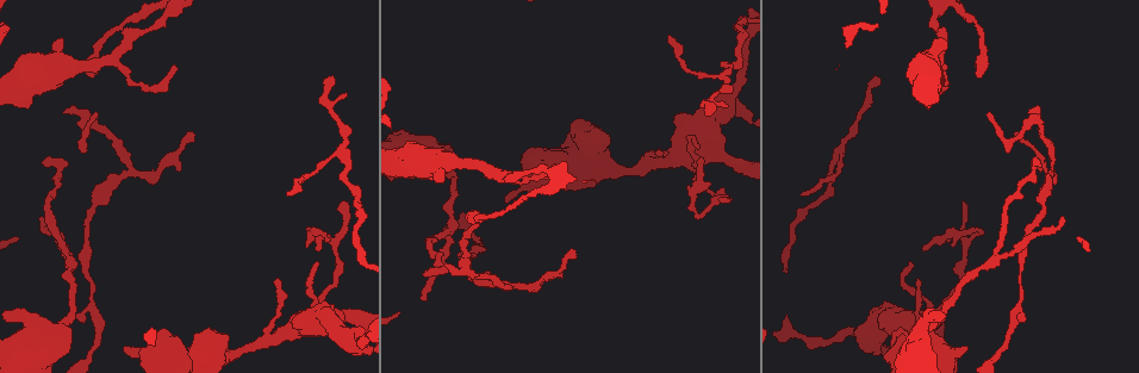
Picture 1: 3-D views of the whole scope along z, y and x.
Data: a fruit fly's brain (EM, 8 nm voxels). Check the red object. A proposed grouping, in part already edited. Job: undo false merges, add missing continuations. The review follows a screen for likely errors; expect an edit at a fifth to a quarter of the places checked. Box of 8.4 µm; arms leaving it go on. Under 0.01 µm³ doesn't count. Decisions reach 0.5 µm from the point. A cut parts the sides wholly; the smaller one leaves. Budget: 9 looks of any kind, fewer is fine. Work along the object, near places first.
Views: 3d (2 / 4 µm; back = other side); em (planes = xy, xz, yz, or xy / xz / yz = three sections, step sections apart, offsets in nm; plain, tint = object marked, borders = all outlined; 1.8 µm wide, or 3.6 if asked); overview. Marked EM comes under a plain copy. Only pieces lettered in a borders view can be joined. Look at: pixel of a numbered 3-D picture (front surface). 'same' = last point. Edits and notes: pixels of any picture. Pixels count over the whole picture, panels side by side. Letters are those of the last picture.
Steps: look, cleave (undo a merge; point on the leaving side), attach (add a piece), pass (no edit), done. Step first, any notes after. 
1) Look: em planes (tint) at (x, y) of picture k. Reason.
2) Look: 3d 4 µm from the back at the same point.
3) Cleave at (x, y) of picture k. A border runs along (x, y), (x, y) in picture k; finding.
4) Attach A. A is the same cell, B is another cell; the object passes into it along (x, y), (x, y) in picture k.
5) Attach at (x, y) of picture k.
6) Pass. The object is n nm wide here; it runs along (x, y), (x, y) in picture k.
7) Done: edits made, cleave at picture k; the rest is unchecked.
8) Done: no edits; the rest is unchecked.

Look: em planes (borders) at (448, 230) of picture 1. A narrow waist.

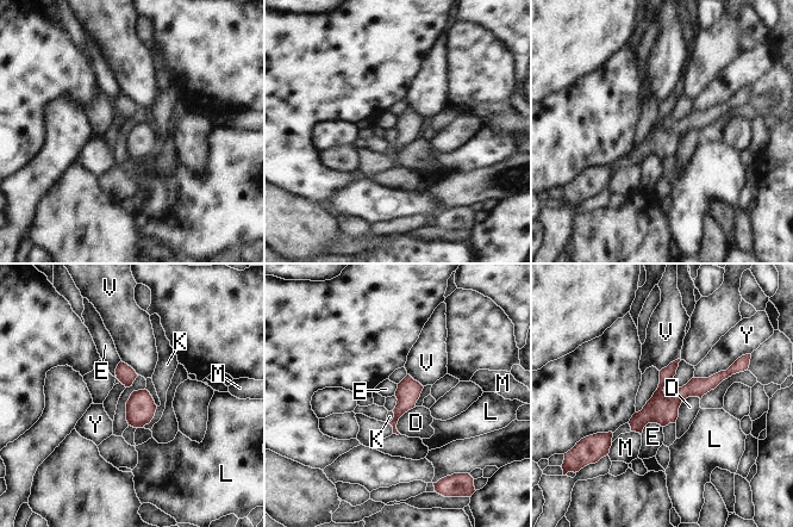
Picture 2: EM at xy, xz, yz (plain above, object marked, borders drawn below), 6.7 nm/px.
Pass. D, E, K, L, M, V and Y are other cells; a border runs along (662, 426), (648, 423), (641, 434) in picture 2; continuous, no second cell.

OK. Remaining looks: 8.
Look: em planes (borders) at (1039, 160) of picture 1. Tapers out.

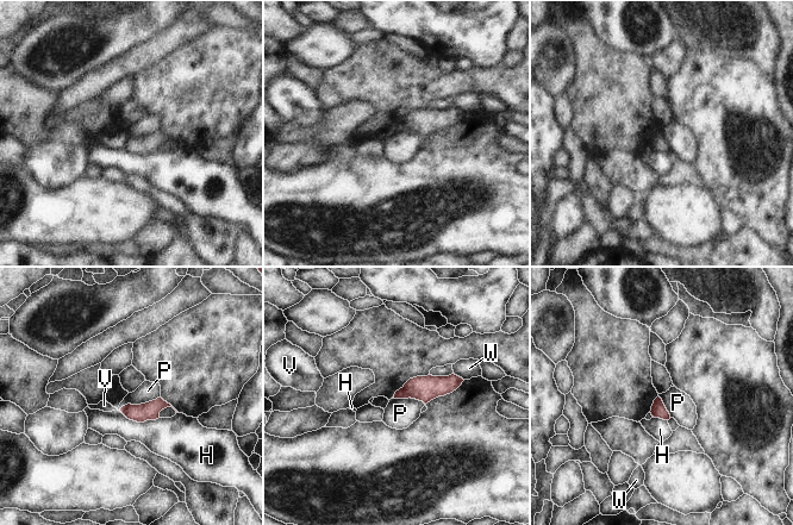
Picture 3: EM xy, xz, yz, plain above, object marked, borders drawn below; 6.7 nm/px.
Pass. The longest contact is with P, 300 nm; H, P, V and W are other cells; no lettered piece goes on from it.

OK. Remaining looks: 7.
Look: 3d 4 µm at (473, 212) of picture 1. End of a long branch.

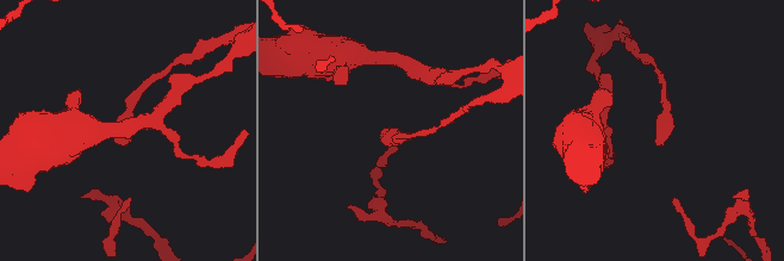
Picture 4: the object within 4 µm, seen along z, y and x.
Look: em planes (borders) at (657, 144) of picture 4. Now the EM.

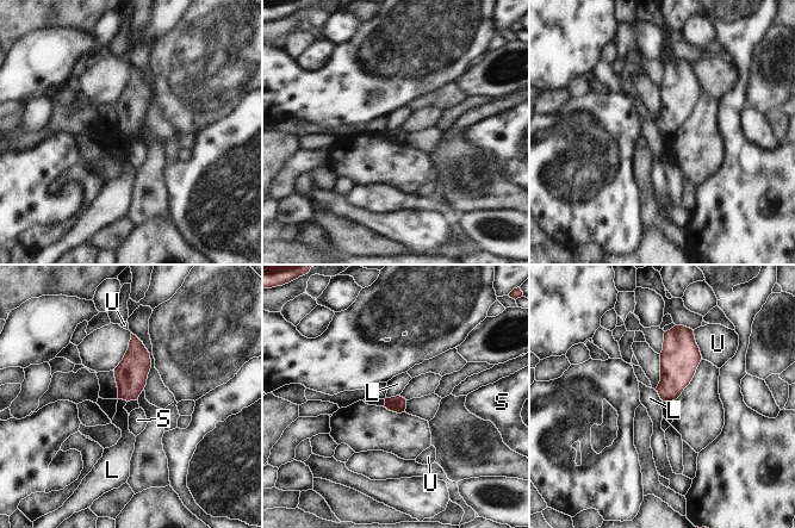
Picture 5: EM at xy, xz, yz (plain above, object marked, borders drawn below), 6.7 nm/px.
Pass. L, S and U are other cells; a border runs along (399, 395), (386, 398) in picture 5; none of them fits.

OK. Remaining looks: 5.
Look: em xz step 4 (borders) at (287, 194) of picture 1. Free end.

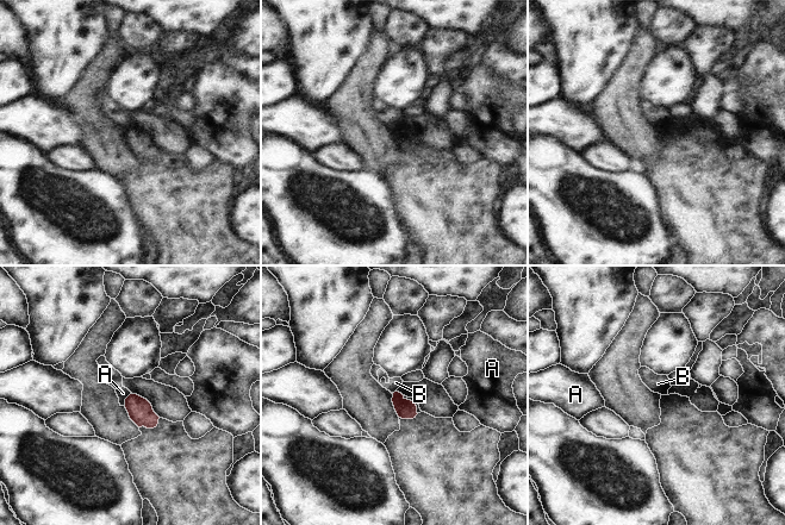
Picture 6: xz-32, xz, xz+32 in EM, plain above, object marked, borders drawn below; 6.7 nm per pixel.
Look: em planes (borders) at the same point.

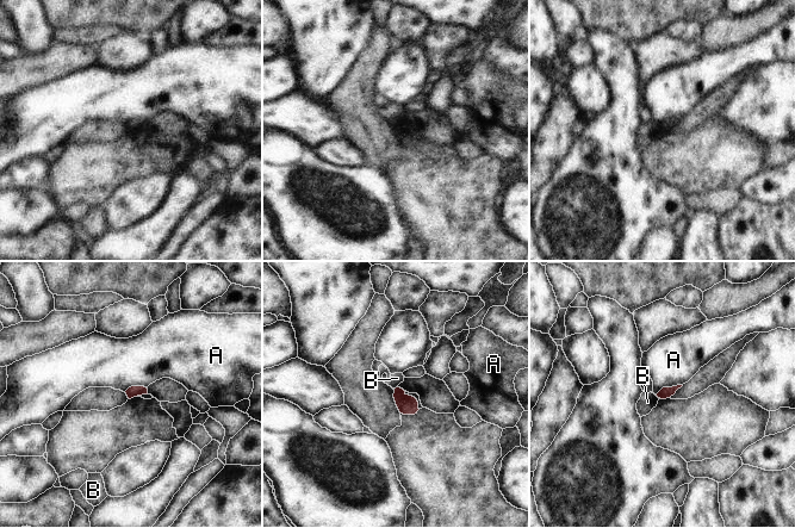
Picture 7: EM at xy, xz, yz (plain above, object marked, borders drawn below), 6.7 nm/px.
Pass. The object is 80 nm wide here; A and B are other cells; a border runs along (682, 384), (664, 386), (656, 395) in picture 7; none of them fits.

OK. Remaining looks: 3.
Done: no edits; the rest is unchecked.

